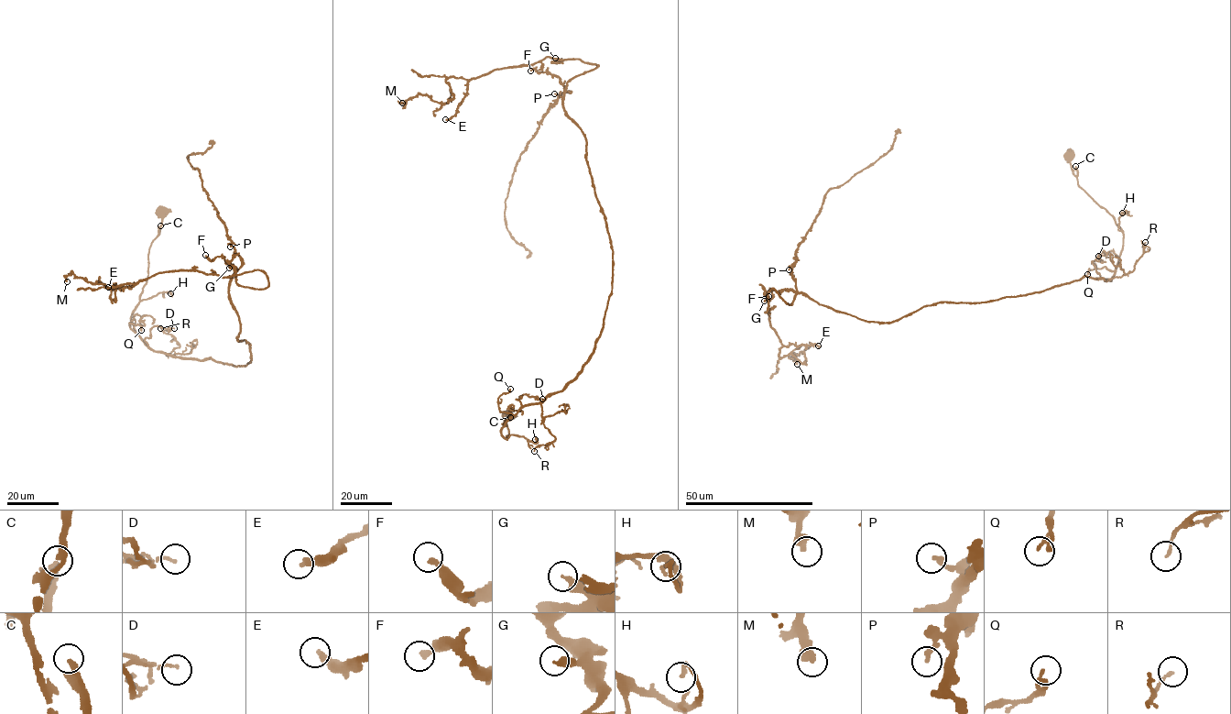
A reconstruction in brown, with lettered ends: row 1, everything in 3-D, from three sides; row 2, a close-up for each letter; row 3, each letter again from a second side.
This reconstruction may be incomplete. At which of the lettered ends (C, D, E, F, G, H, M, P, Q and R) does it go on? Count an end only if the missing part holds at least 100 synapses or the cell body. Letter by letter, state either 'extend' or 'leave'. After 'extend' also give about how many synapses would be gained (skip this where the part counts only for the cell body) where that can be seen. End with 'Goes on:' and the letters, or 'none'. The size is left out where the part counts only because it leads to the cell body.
C: leave
D: leave
E: leave
F: leave
G: leave
H: leave
M: leave
P: leave
Q: leave
R: leave
Goes on: none

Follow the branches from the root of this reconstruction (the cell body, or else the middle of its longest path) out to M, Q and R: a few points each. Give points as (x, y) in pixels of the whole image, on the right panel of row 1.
M: (1071, 155), (1122, 231), (1110, 280), (886, 323), (770, 289), (778, 356), (797, 364)
Q: (1071, 155), (1071, 168), (1079, 185), (1111, 214), (1123, 235), (1116, 269), (1094, 269), (1087, 274)
R: (1071, 155), (1071, 168), (1079, 185), (1108, 212), (1122, 231), (1121, 254), (1110, 280), (1131, 272), (1145, 242)

